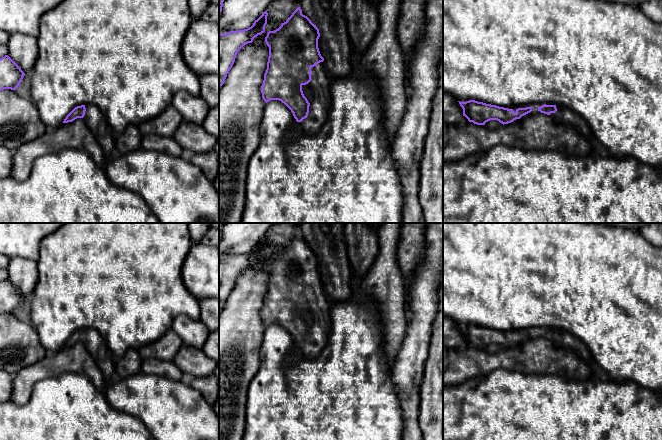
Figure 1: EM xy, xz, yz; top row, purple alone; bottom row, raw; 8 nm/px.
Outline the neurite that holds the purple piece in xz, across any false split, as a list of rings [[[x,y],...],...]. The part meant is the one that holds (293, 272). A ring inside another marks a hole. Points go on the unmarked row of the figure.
[[[300,231],[278,253],[269,255],[265,261],[269,271],[269,281],[261,310],[262,322],[266,327],[270,324],[284,327],[306,358],[317,357],[321,353],[331,326],[329,306],[325,300],[319,301],[310,326],[302,315],[302,310],[311,305],[311,292],[324,285],[318,272],[319,261],[319,253],[302,238]]]

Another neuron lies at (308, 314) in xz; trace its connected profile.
[[[310,305],[306,309],[302,309],[303,318],[307,322],[309,327],[310,327],[310,325],[311,325],[313,319],[314,319],[315,312],[316,312],[316,309],[313,305]]]

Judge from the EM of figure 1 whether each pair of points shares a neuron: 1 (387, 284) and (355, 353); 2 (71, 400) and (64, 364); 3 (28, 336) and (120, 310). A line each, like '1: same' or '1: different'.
1: different
2: different
3: different

